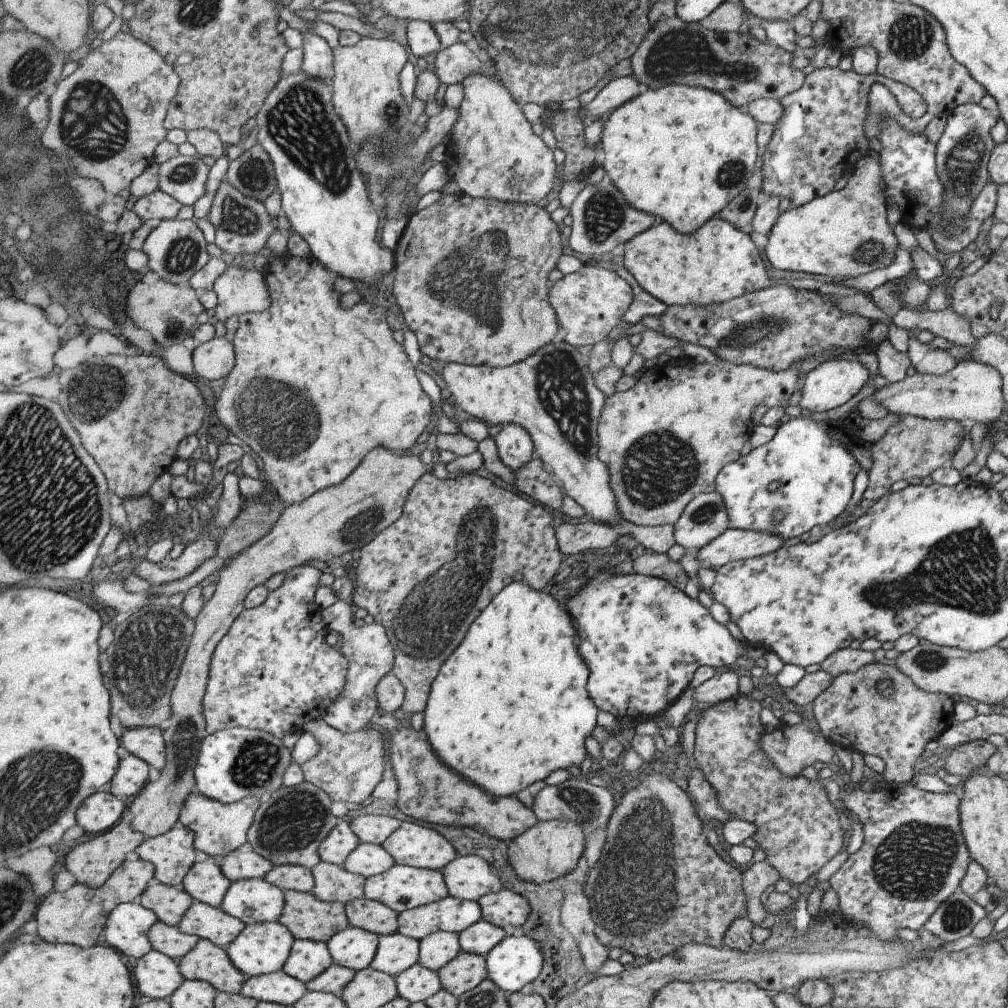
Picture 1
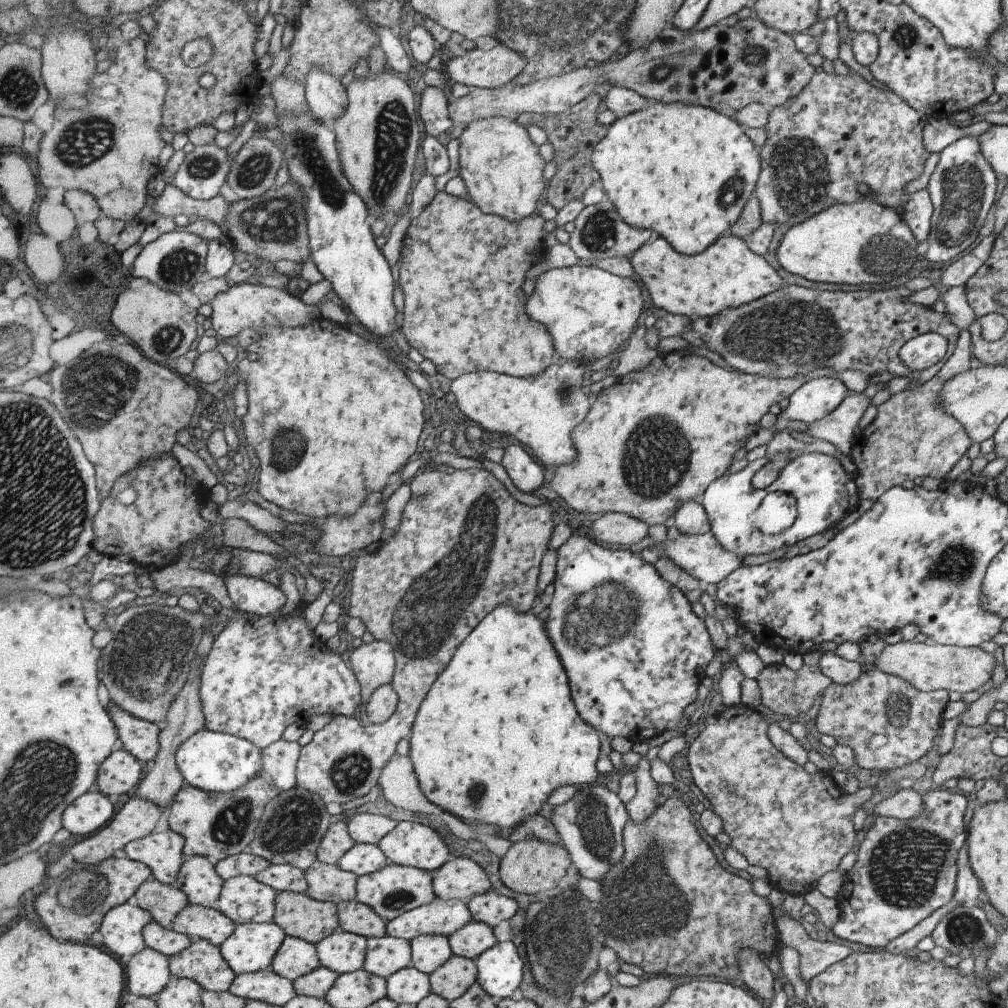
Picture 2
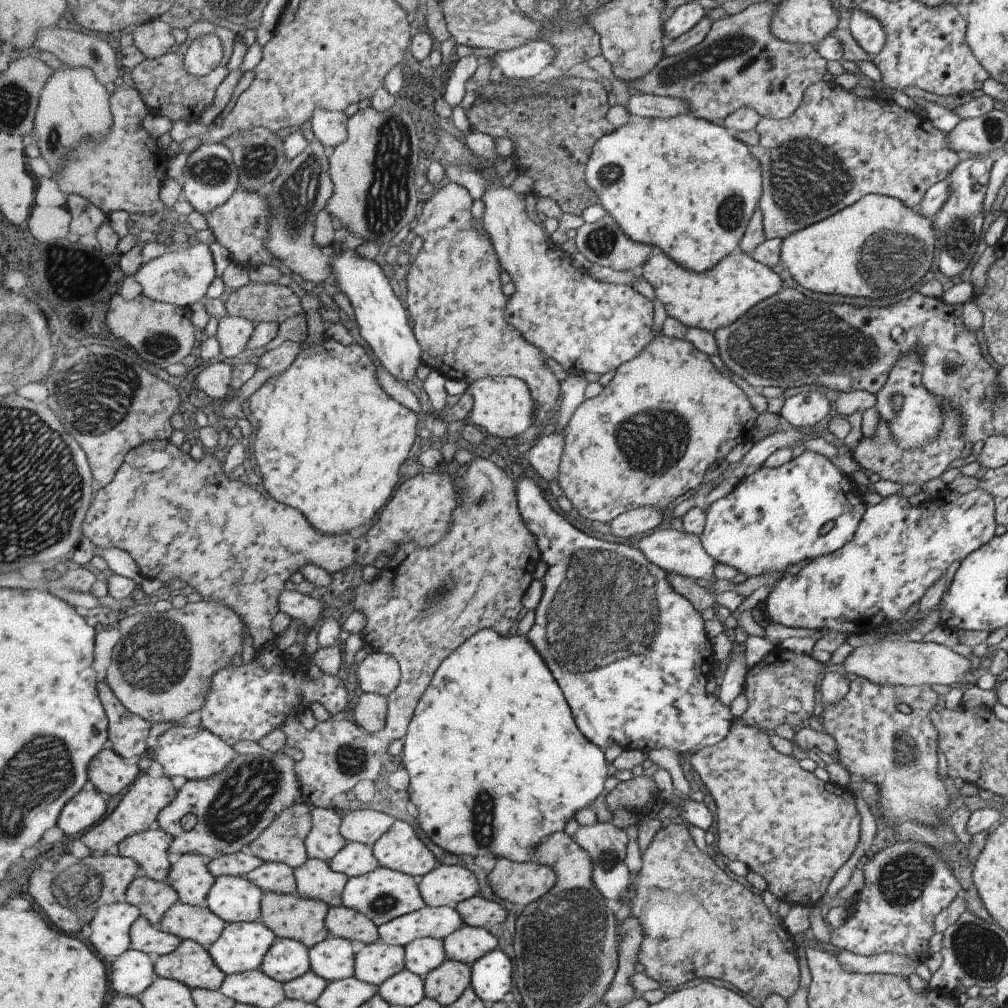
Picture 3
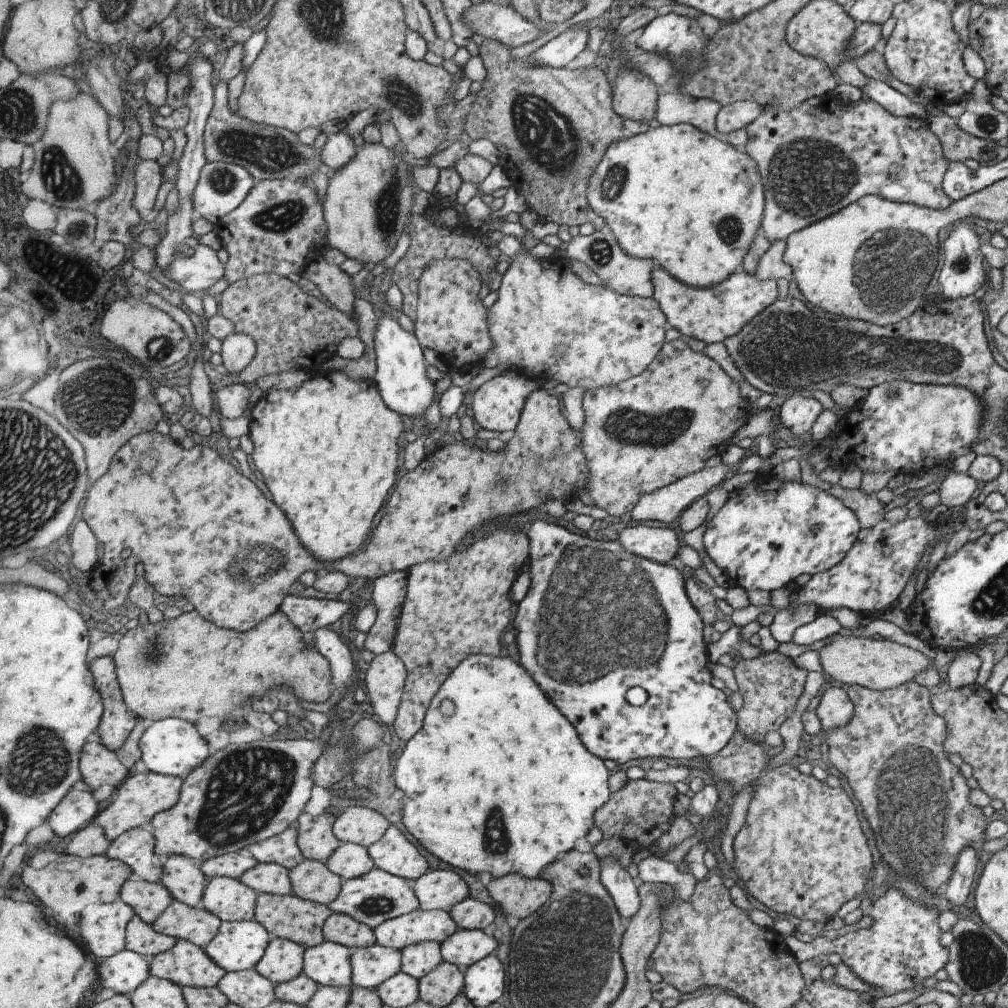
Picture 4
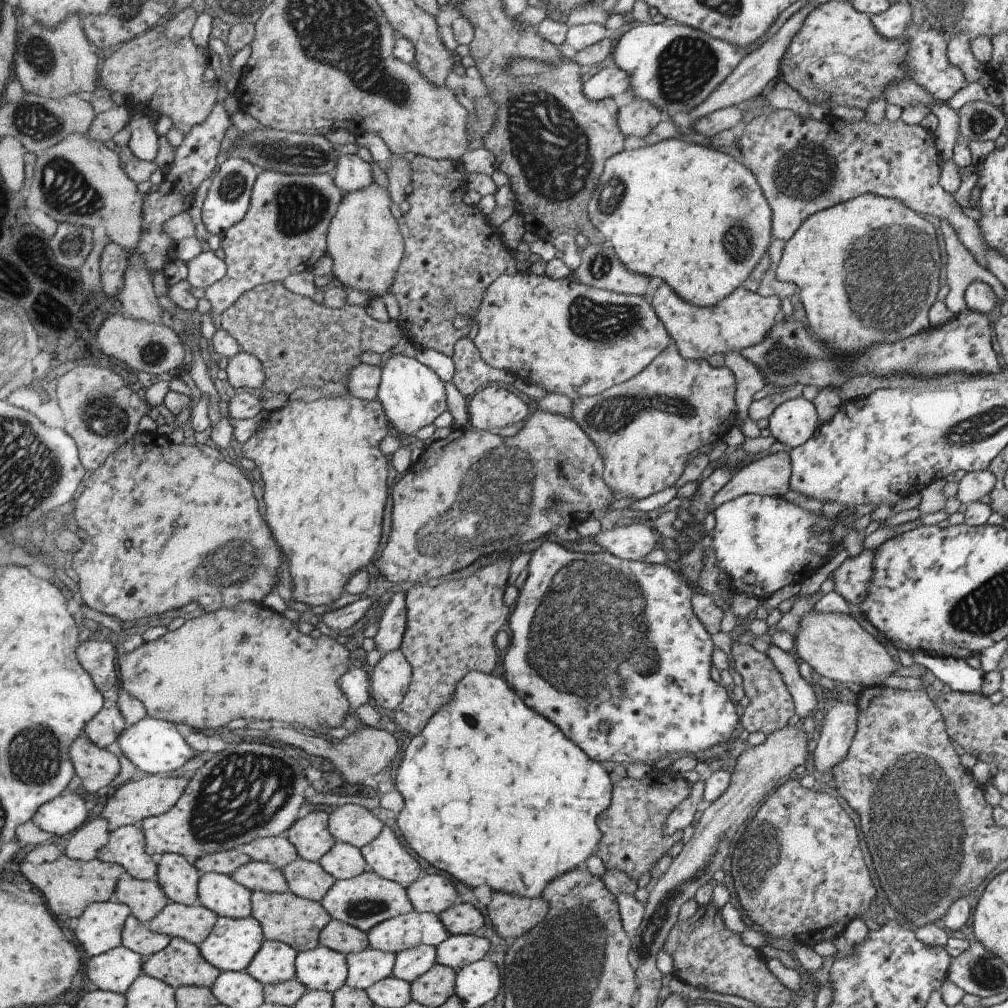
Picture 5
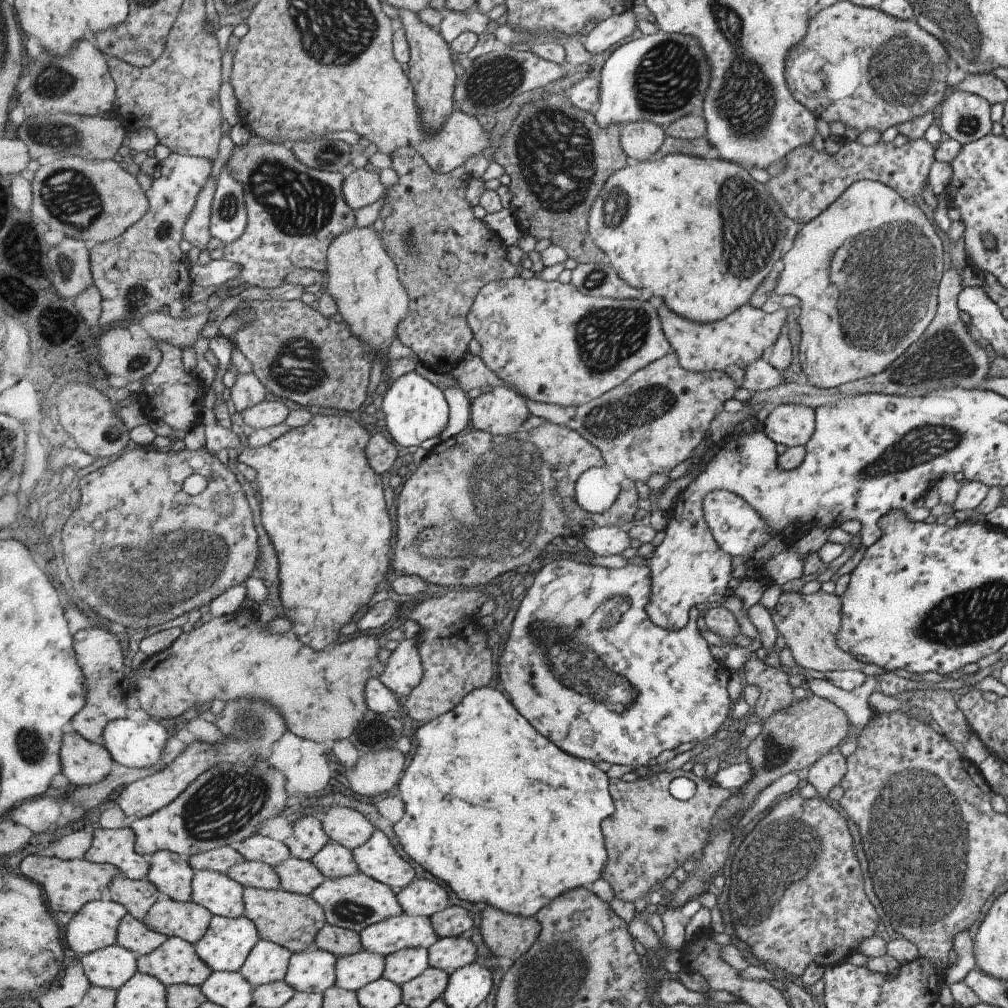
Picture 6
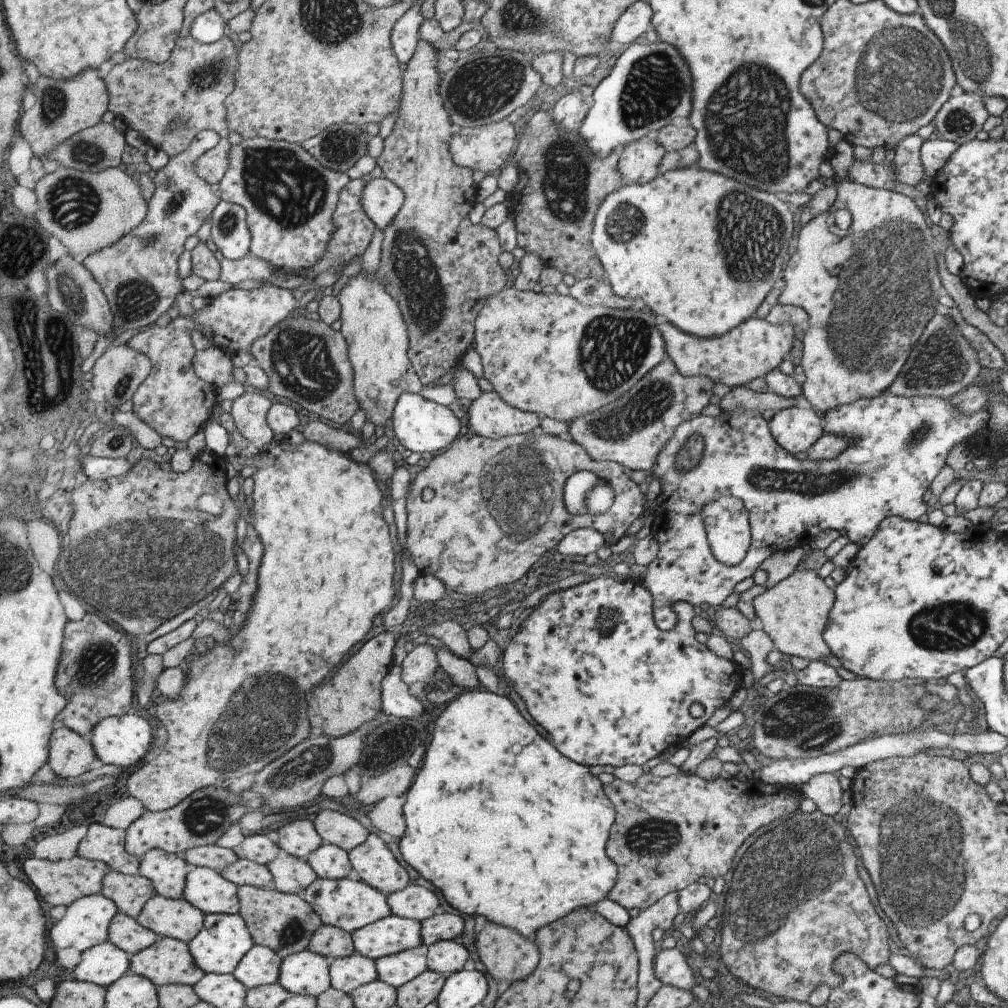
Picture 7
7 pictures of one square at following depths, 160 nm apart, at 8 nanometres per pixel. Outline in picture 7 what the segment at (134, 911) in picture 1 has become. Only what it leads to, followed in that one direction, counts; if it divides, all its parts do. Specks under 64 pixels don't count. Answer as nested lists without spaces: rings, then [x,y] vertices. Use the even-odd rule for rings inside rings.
[[[103,893],[81,897],[72,905],[66,907],[66,913],[58,920],[53,922],[50,927],[50,937],[53,939],[54,950],[64,948],[76,948],[84,953],[94,946],[109,941],[110,926],[120,912],[120,907]]]

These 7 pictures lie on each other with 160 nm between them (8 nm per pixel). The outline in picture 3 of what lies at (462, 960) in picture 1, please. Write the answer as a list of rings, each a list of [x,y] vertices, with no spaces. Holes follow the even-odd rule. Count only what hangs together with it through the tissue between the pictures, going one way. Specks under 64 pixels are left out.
[[[447,959],[439,968],[424,976],[426,996],[443,1006],[464,996],[472,984],[472,965]]]

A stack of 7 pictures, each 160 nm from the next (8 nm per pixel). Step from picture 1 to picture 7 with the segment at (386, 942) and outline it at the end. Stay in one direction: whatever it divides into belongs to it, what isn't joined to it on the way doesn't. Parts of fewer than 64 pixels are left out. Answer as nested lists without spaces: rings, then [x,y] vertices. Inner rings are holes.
[[[357,952],[332,960],[331,976],[333,987],[350,994],[360,986],[380,978],[377,961]]]

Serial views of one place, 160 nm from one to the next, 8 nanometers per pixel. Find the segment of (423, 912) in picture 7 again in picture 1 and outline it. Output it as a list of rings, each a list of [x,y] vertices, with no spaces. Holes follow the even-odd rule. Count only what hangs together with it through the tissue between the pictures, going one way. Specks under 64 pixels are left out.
[[[477,855],[459,856],[444,869],[445,881],[450,896],[459,899],[479,902],[486,895],[500,892],[503,889],[501,878],[487,859]]]

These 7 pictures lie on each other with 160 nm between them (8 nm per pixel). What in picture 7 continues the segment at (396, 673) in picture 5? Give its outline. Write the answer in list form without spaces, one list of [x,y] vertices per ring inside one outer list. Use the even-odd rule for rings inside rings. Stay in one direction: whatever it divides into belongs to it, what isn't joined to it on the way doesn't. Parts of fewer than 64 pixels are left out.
[[[425,643],[413,648],[408,651],[401,666],[404,670],[404,679],[408,685],[419,682],[419,684],[424,683],[426,687],[430,687],[440,669],[435,646]]]

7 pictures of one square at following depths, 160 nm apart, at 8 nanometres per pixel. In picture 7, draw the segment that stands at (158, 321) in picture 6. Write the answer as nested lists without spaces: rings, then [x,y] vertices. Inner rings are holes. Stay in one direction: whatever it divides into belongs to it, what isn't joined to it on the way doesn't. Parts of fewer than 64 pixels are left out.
[[[211,348],[199,351],[196,356],[196,371],[202,379],[217,388],[223,388],[237,379],[232,352],[227,349]]]

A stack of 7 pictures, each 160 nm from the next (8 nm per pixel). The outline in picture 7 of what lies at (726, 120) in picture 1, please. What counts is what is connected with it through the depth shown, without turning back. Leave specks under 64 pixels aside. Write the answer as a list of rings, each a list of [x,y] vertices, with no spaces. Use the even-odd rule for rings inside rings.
[[[681,168],[660,174],[653,182],[649,182],[645,186],[625,182],[617,192],[611,193],[597,211],[593,227],[595,230],[593,232],[593,244],[595,244],[598,260],[607,270],[607,276],[609,276],[607,282],[613,286],[613,290],[617,290],[617,296],[633,298],[633,300],[643,298],[645,304],[655,314],[667,316],[671,322],[677,322],[677,326],[681,326],[681,330],[685,330],[685,334],[693,334],[700,339],[710,339],[723,336],[730,330],[736,329],[747,319],[754,317],[756,308],[773,288],[775,280],[783,276],[784,268],[790,257],[789,252],[787,252],[787,244],[791,240],[792,226],[793,213],[791,213],[789,206],[779,202],[775,196],[761,192],[761,190],[755,190],[755,188],[749,188],[745,184],[739,184],[735,180],[723,178],[719,174],[711,174],[711,172],[697,170],[697,168]]]

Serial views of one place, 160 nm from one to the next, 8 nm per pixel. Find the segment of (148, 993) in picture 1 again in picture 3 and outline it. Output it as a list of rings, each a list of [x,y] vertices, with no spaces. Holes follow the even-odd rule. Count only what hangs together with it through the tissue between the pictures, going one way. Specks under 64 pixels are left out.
[[[129,949],[112,964],[112,985],[115,992],[138,997],[156,980],[156,957]]]

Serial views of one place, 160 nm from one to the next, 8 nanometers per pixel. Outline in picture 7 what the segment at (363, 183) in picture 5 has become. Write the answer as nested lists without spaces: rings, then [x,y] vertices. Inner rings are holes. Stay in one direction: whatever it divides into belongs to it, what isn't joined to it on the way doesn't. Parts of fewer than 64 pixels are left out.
[[[382,177],[368,182],[362,194],[364,209],[379,229],[386,228],[397,218],[403,208],[406,196],[395,182]]]

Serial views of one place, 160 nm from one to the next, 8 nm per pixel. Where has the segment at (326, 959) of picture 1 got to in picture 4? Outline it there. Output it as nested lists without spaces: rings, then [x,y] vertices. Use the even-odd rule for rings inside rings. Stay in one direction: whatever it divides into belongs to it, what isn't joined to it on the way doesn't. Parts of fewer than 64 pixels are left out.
[[[273,939],[256,970],[276,985],[293,981],[304,973],[306,950],[300,943]]]

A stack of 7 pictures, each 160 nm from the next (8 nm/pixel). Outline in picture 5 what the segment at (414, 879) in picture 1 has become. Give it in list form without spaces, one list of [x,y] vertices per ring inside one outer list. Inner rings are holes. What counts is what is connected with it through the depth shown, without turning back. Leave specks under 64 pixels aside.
[[[367,870],[352,879],[336,880],[336,884],[320,903],[333,919],[353,925],[366,933],[387,919],[414,911],[407,888],[401,883],[383,878],[373,870]]]

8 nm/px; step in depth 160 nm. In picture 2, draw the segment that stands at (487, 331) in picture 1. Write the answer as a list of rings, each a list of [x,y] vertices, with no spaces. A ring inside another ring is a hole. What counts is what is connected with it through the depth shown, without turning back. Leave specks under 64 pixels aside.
[[[439,191],[431,203],[413,219],[403,240],[403,250],[400,253],[399,285],[403,290],[404,310],[401,316],[401,331],[407,344],[415,349],[425,358],[432,360],[438,366],[438,372],[451,381],[457,377],[477,371],[495,371],[496,373],[513,375],[514,377],[535,377],[544,373],[555,361],[556,346],[552,335],[549,334],[547,326],[531,318],[527,312],[528,297],[523,292],[523,282],[527,270],[535,266],[547,252],[545,250],[545,239],[547,231],[543,230],[545,221],[540,214],[529,216],[519,222],[511,222],[507,218],[501,218],[497,214],[487,214],[481,210],[476,203],[473,204],[469,198],[459,198],[449,192]]]

